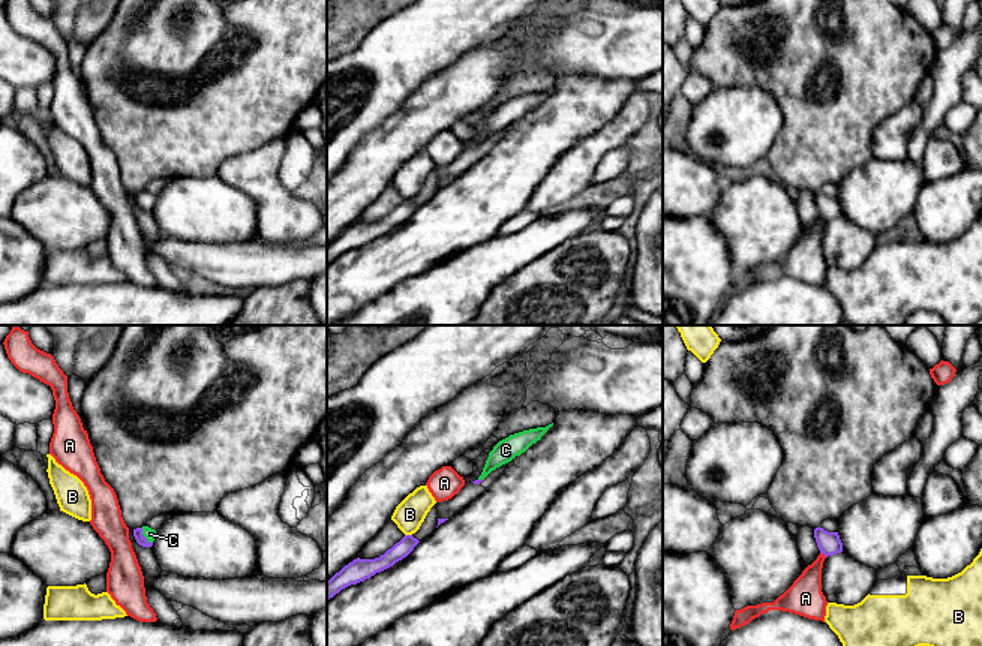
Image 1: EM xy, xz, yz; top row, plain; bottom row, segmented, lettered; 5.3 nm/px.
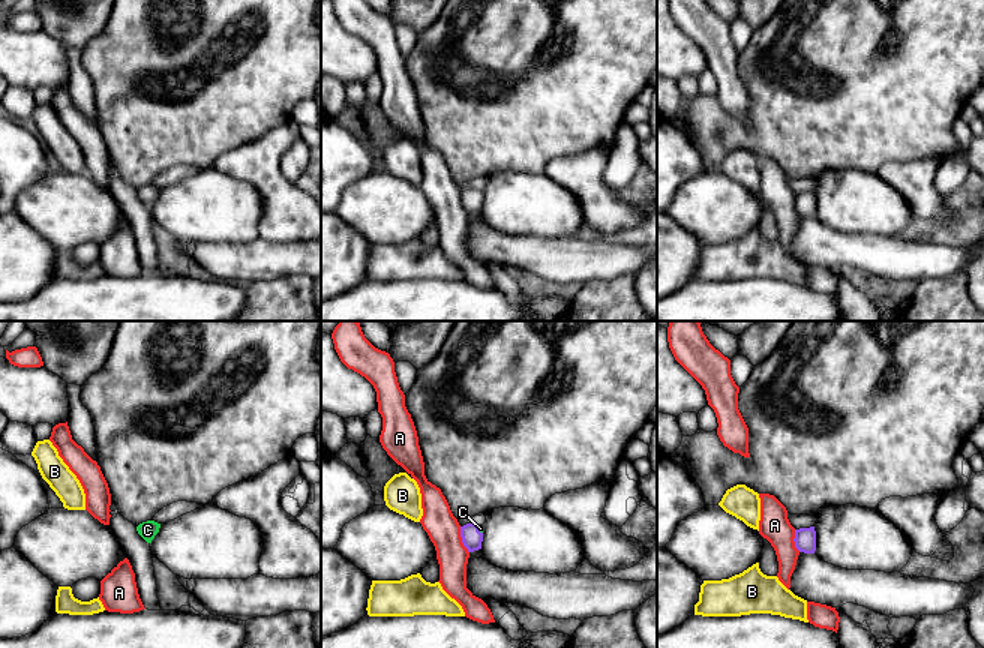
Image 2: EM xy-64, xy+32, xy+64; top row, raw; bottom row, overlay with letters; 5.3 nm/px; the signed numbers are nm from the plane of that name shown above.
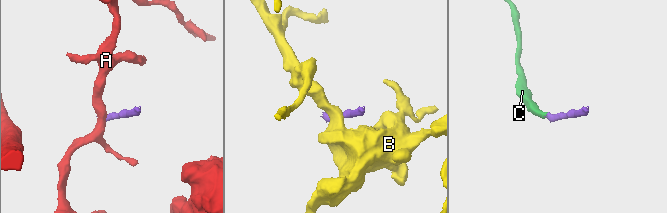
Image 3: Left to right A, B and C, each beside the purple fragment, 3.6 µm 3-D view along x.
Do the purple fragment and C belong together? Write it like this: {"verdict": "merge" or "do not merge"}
{"verdict": "merge"}

